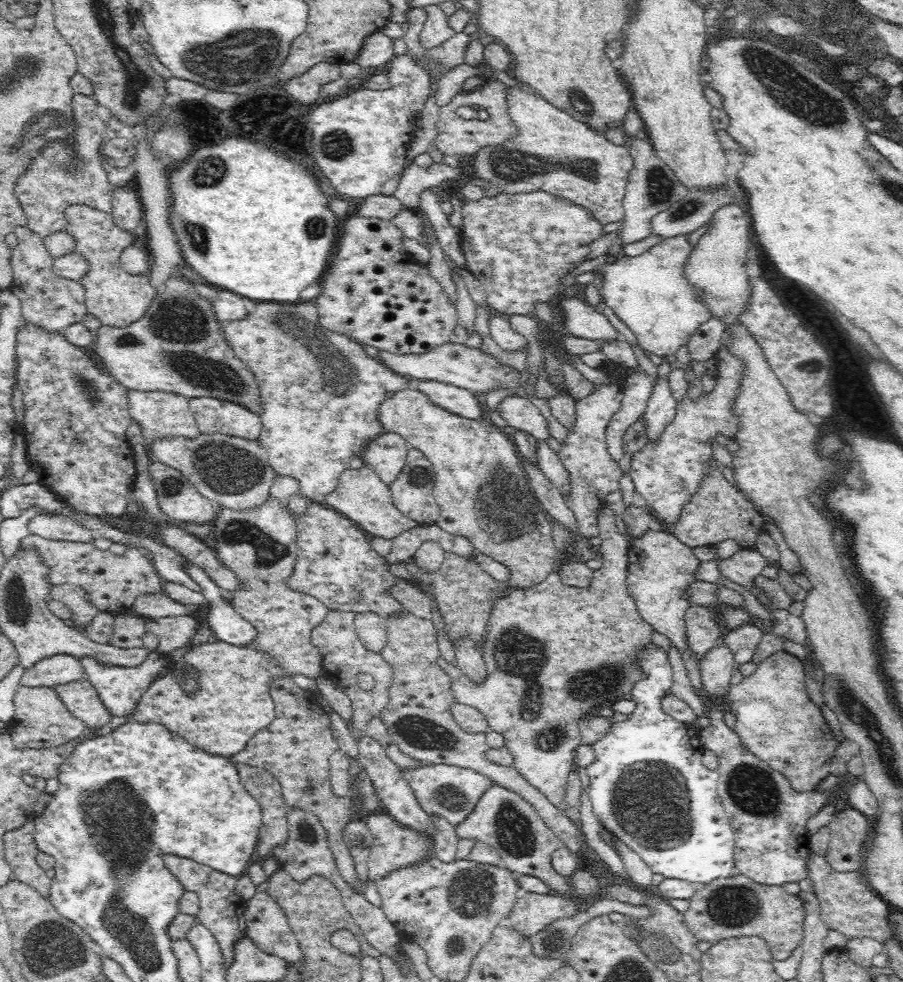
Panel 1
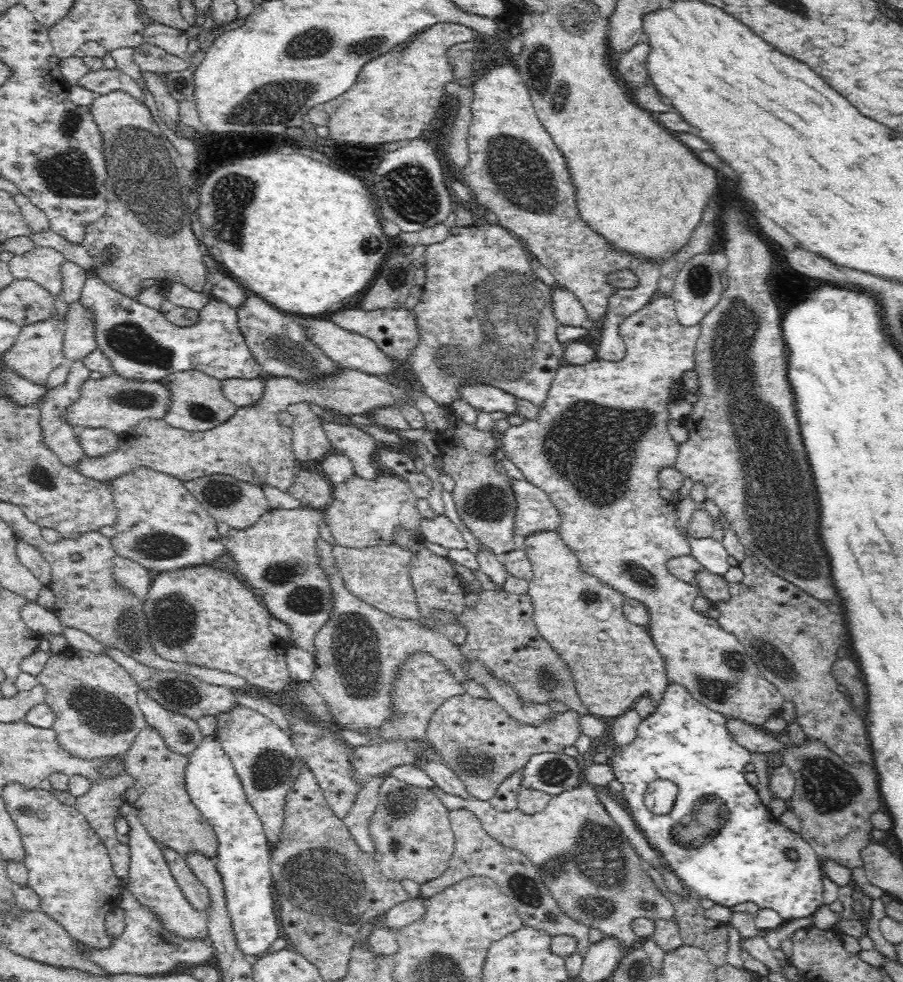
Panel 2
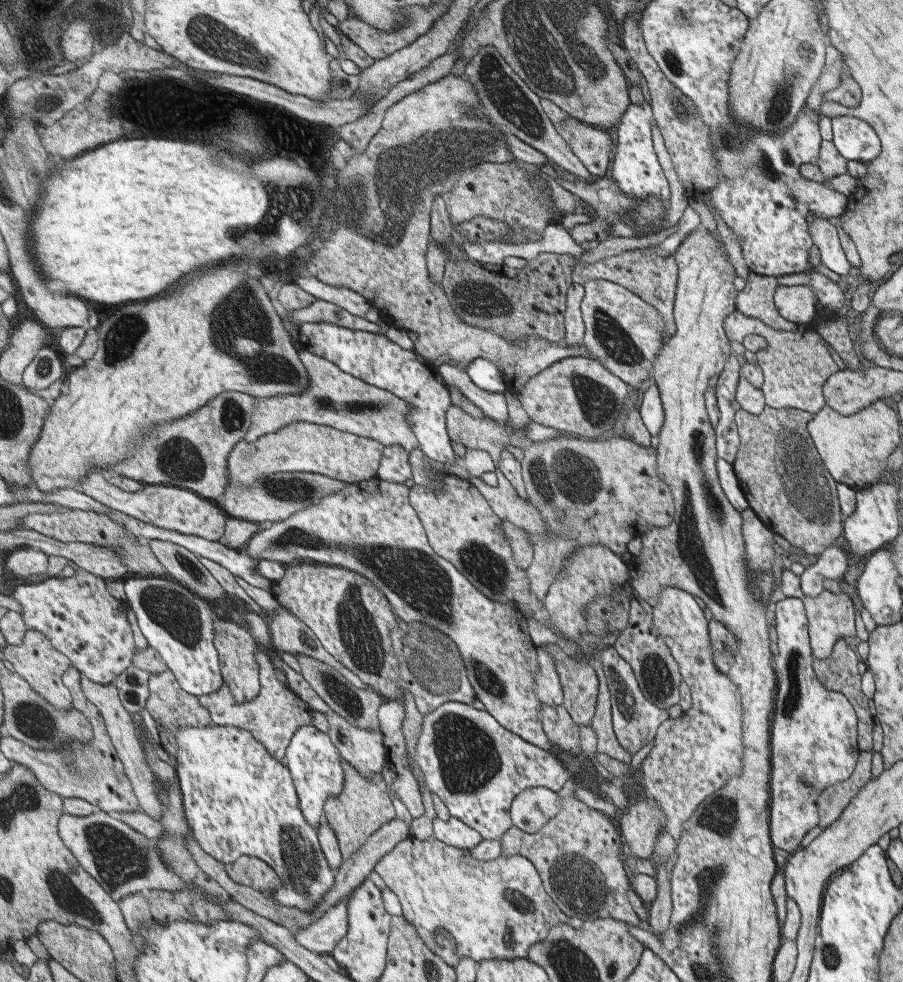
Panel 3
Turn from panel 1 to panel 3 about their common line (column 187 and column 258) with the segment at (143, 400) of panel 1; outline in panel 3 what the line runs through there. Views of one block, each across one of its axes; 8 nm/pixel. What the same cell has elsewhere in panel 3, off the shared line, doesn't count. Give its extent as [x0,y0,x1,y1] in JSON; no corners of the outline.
[244,348,419,452]

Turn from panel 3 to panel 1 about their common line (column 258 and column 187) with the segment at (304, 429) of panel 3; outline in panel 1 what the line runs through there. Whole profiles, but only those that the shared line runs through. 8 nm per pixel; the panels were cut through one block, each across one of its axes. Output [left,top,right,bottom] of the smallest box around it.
[150,434,276,511]

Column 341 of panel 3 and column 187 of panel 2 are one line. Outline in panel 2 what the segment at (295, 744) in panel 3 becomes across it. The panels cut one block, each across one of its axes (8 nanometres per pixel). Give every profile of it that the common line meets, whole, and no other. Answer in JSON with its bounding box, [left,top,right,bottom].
[184,735,280,956]

